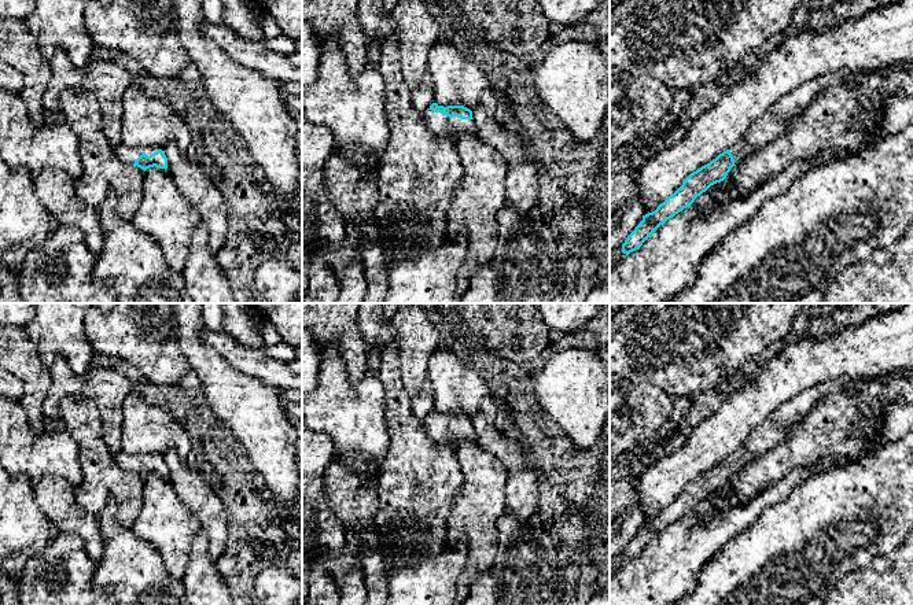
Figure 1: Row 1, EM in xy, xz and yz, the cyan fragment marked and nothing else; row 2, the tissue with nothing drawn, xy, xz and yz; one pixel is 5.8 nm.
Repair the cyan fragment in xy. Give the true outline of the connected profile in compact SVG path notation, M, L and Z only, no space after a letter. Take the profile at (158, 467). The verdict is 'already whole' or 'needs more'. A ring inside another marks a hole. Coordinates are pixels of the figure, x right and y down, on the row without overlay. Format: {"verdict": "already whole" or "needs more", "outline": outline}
{"verdict": "needs more", "outline": "M121 451L115 457L115 461L121 469L137 473L144 479L154 473L165 477L167 476L167 465L165 462L165 457L155 453L126 454Z"}

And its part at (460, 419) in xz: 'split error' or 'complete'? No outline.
split error

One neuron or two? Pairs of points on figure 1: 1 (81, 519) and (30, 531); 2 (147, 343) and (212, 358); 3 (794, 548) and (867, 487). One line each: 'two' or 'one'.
1: two
2: two
3: one

